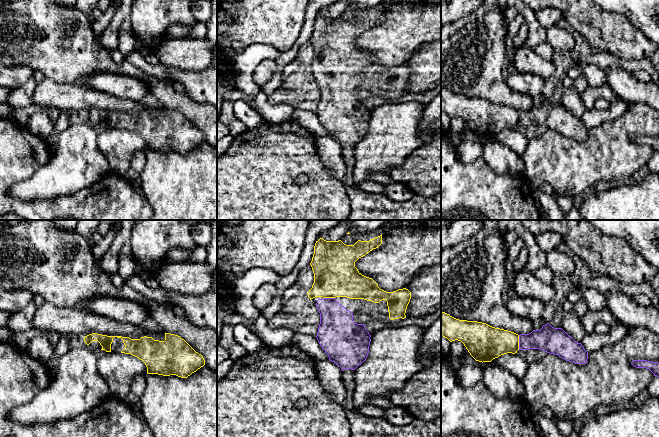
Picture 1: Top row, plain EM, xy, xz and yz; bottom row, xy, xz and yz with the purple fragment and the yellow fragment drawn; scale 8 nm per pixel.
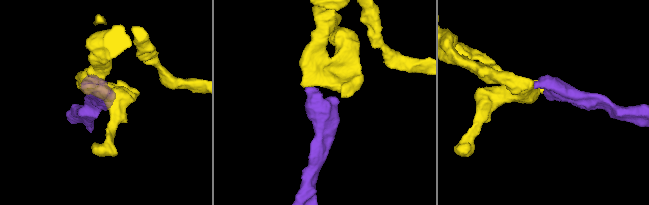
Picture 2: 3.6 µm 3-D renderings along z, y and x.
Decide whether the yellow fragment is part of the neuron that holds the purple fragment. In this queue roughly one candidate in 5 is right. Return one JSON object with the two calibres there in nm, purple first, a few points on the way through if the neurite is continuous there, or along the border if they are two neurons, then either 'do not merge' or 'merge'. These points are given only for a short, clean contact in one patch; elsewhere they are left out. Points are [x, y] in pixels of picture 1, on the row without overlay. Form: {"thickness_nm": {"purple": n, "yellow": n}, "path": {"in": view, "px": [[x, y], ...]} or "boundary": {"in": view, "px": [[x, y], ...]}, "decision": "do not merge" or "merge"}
{"thickness_nm": {"purple": 200, "yellow": 260}, "decision": "merge"}

